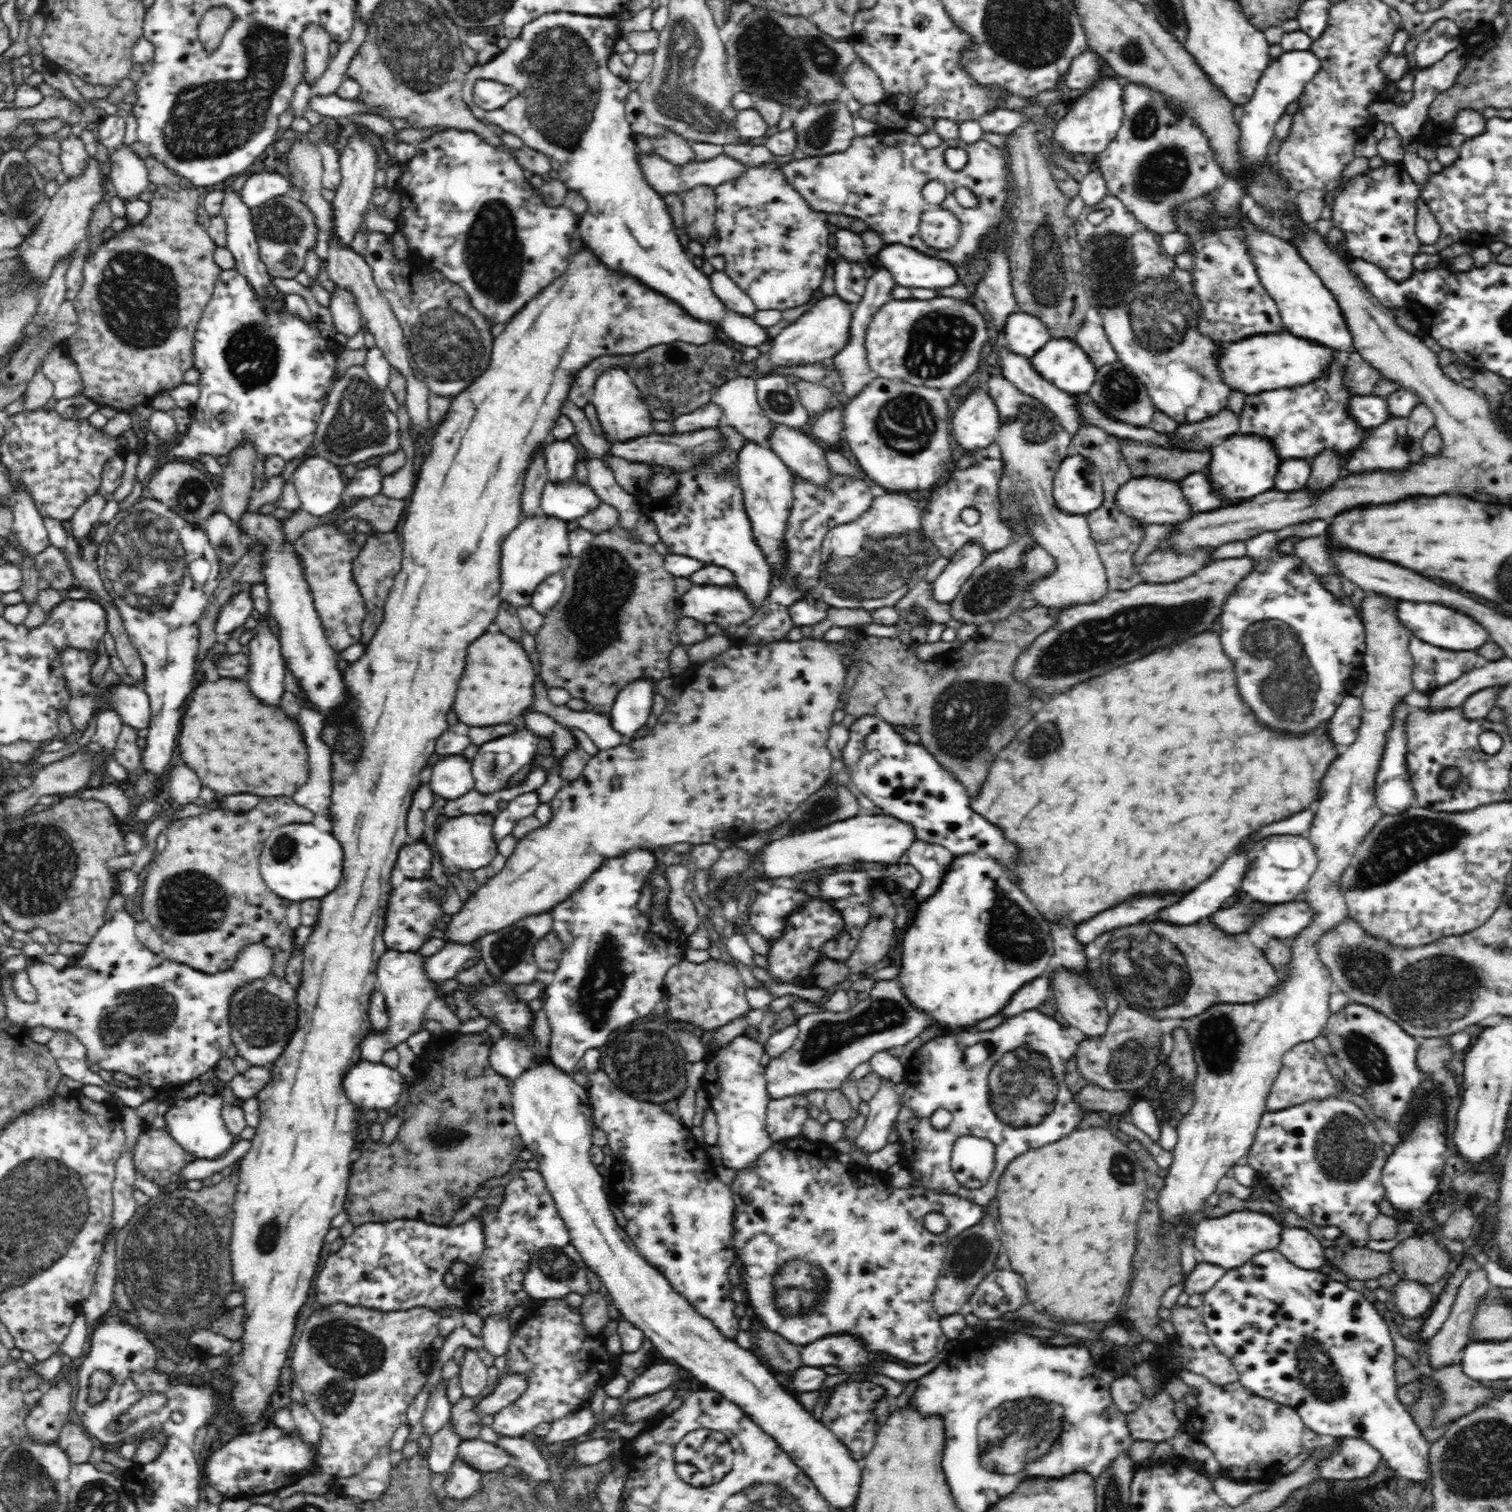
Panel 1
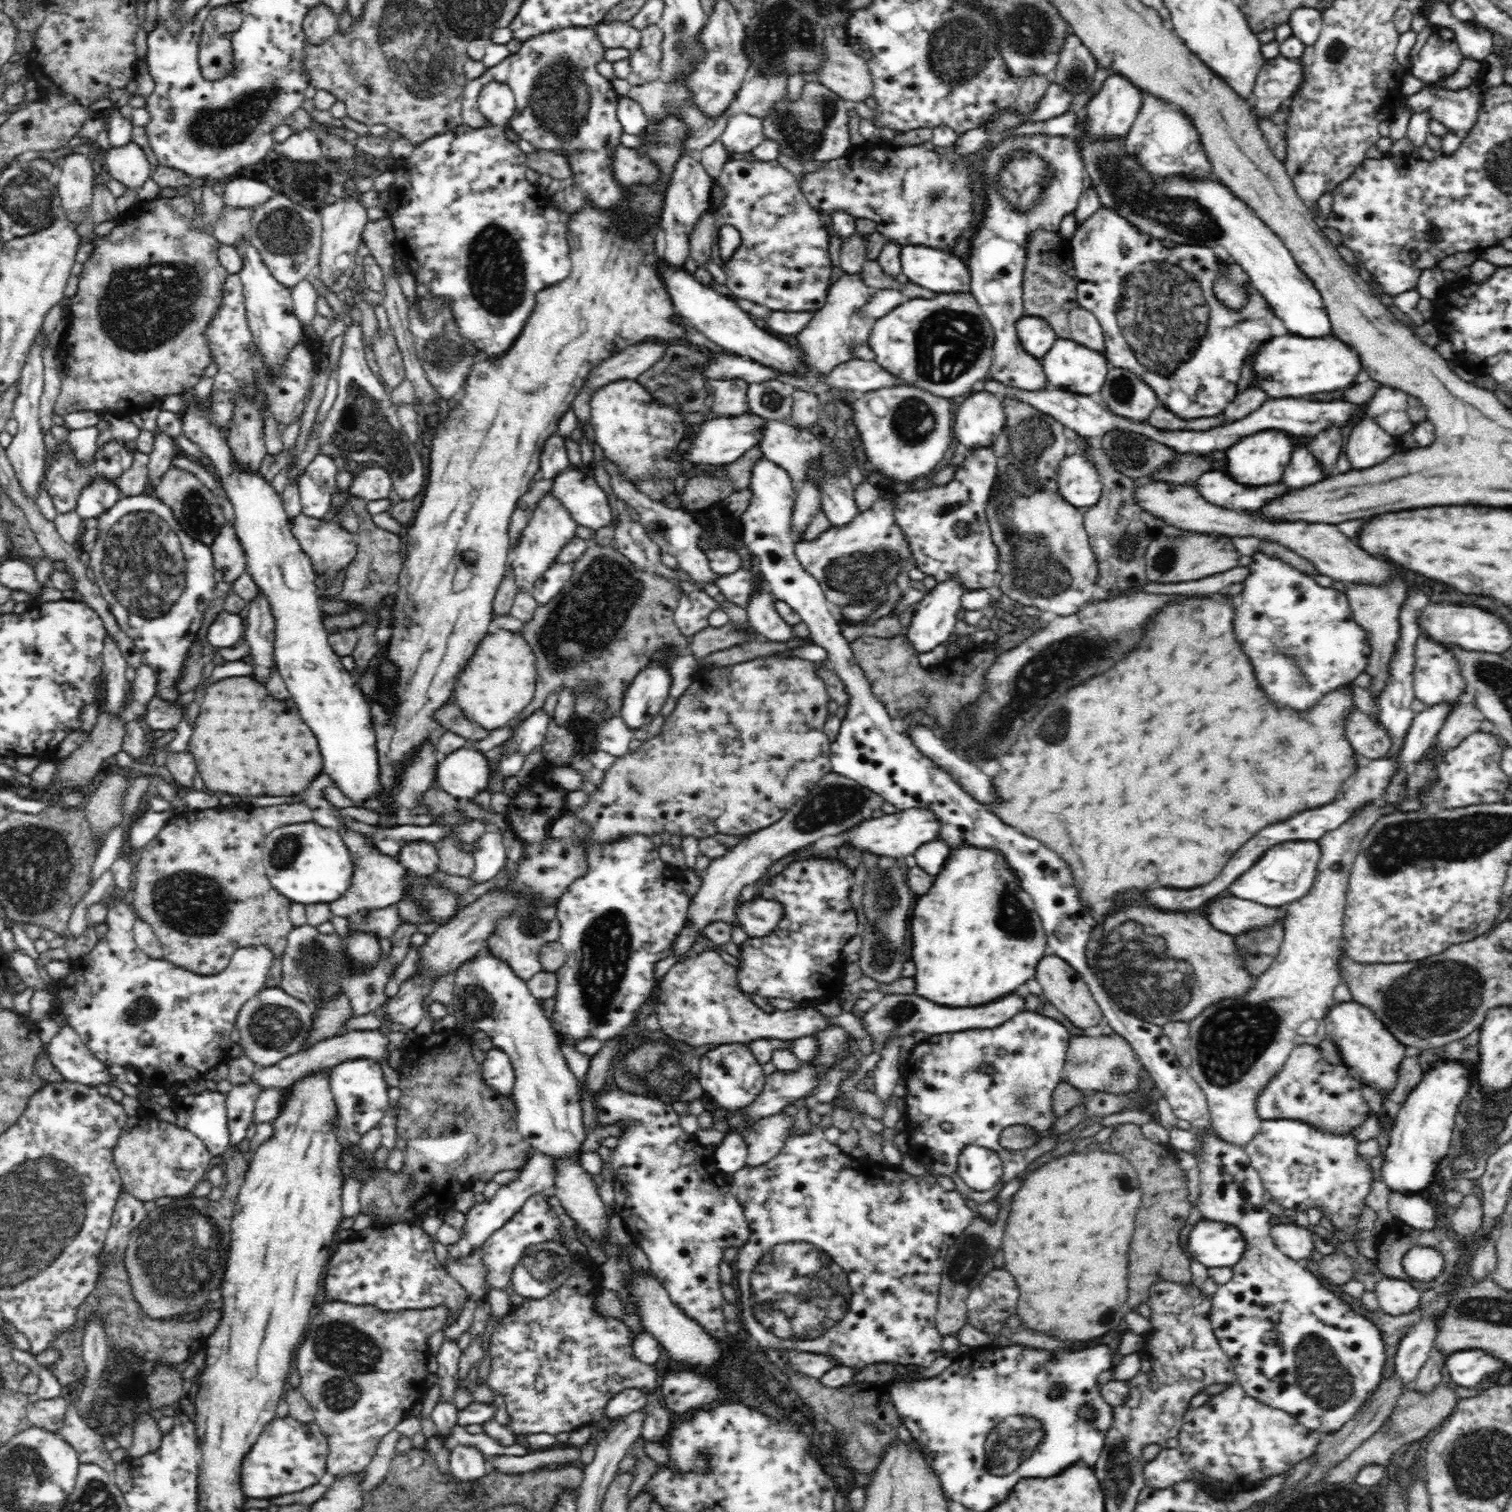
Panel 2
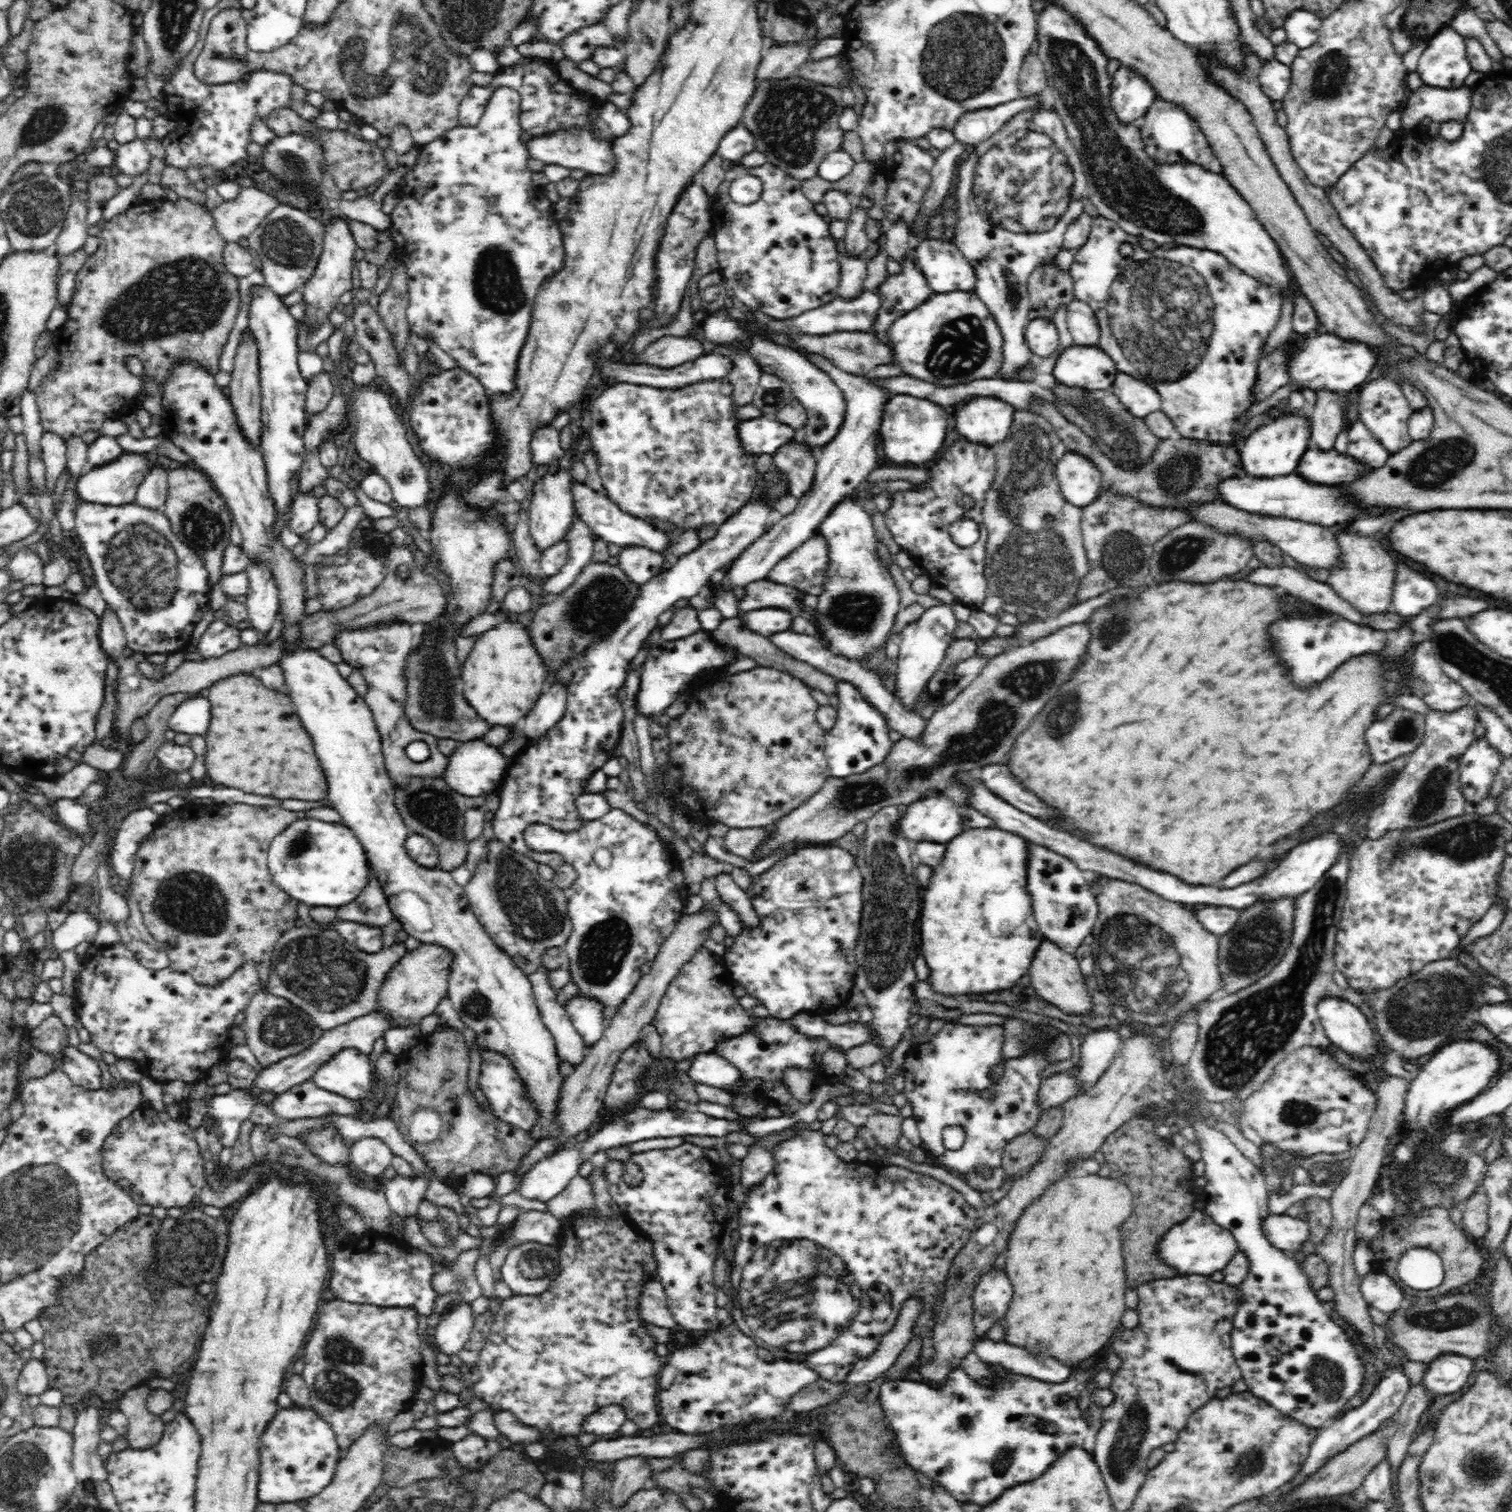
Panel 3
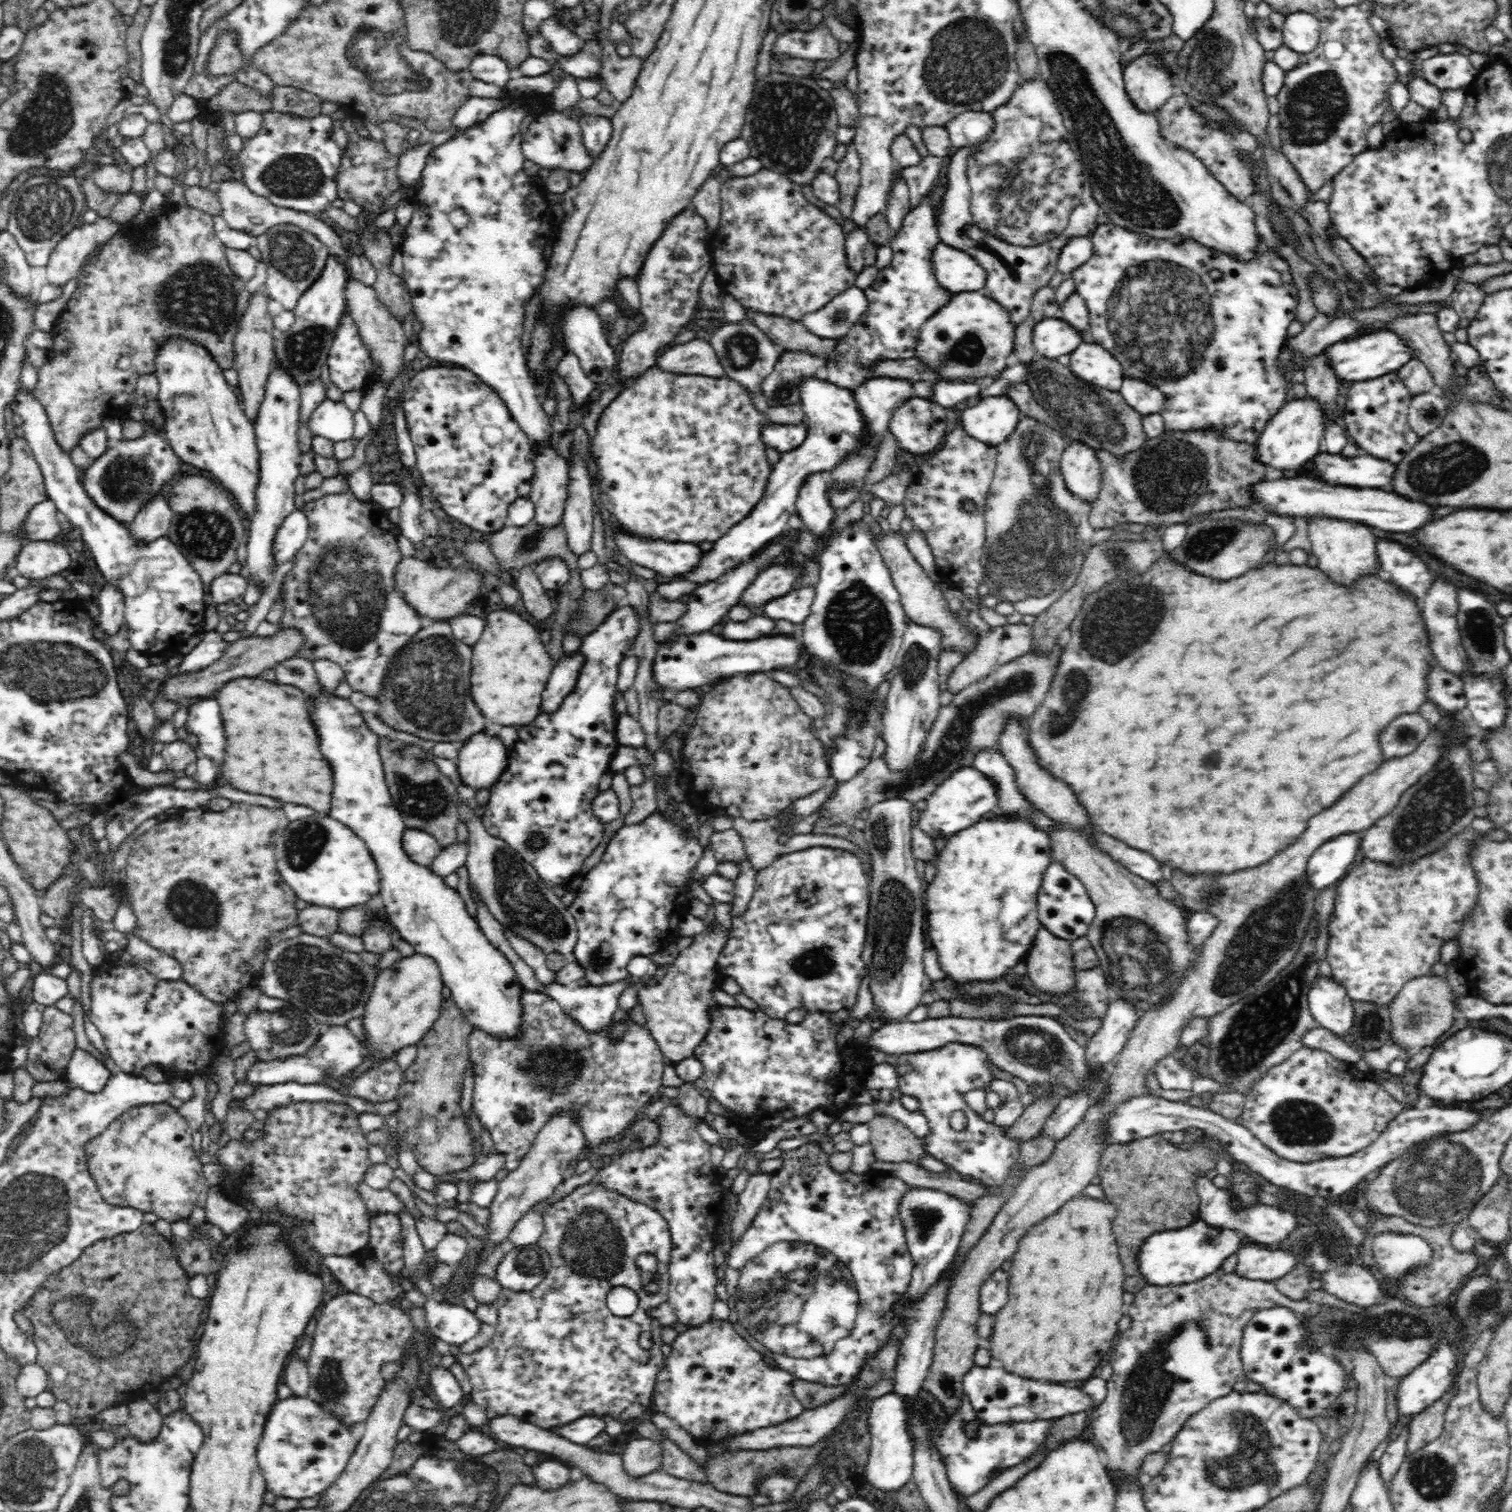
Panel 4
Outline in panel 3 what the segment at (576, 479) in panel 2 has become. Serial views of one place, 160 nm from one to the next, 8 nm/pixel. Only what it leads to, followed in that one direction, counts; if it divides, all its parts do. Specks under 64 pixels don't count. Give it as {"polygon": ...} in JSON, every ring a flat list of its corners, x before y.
{"polygon":[[571,480,572,495,575,501,575,512,591,530,594,535,606,542,612,542,621,549,644,547,652,552,662,553,670,549,673,541,665,532,654,528,649,523,642,521,622,510,618,505,614,505,607,497,602,497,594,490,588,488,584,483,573,482]]}

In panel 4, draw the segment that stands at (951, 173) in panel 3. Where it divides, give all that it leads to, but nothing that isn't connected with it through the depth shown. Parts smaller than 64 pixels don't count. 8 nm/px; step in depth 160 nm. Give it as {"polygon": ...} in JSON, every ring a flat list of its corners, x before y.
{"polygon":[[928,192,904,217,901,230,888,245,893,250,891,263,879,269,878,276,870,288,864,290,868,308,846,336,833,348,827,361,823,377,840,388,850,391,872,378,872,366,882,360,911,358,915,345,915,334,923,321,936,309,946,304,950,292,939,287,932,272,931,250,940,241,935,209,928,205]]}

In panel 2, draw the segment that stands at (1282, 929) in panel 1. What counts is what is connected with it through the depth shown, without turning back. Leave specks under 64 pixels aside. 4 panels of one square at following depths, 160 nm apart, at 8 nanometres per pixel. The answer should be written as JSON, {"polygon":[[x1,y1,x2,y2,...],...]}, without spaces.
{"polygon":[[1222,895,1208,904,1201,912,1205,911,1205,917,1210,924,1216,930,1234,936,1252,929,1272,926,1278,919,1284,920,1287,915,1286,906,1267,907,1227,895]]}

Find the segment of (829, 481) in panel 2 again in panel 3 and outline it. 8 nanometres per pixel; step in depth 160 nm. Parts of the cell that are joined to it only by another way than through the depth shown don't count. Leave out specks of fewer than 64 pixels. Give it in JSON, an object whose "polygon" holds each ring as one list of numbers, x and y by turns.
{"polygon":[[843,498,820,524,819,533,831,545,831,568,824,591,815,597,816,615,825,628,826,641,832,641,830,650,859,661,874,649,880,650,890,638,896,614,902,609,898,588,876,556,873,521,860,503]]}

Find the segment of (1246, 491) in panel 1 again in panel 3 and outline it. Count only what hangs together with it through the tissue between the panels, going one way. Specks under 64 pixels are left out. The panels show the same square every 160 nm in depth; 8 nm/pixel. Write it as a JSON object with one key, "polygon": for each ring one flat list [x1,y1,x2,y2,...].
{"polygon":[[1284,415,1268,420,1238,446,1239,462,1243,472,1254,478,1269,479,1275,476,1286,476,1295,472,1299,458,1310,444,1311,421,1306,416]]}

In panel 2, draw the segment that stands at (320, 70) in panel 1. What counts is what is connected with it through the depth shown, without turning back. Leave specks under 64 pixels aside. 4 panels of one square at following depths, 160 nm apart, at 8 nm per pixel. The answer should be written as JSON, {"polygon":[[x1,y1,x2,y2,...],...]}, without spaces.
{"polygon":[[317,7,312,10,302,24,305,41,318,46,324,40,330,39,338,32,337,19,338,17,335,17,330,9]]}

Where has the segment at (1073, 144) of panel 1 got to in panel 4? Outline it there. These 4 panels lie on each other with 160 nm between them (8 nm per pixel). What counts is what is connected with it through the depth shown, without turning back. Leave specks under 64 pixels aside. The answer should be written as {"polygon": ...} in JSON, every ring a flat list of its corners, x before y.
{"polygon":[[1140,56,1128,61,1123,68,1126,96,1135,110,1155,113,1178,93,1174,77,1162,69,1159,60]]}

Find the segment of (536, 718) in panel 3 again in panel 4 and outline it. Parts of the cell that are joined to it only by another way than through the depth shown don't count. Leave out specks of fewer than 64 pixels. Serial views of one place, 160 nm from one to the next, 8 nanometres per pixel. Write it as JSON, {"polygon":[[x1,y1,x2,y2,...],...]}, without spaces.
{"polygon":[[581,652,572,655,564,654,552,670,552,676,548,680,548,686,542,694,542,710,554,712,558,710,560,703,574,690,575,682,579,676,579,668,583,664]]}

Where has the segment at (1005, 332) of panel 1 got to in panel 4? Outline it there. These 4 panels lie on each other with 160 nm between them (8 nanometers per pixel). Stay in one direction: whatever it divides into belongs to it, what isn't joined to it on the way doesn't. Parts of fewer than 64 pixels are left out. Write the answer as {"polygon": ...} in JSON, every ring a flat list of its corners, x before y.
{"polygon":[[1050,317,1034,325,1032,340,1038,355,1057,360,1062,356,1068,357,1084,341,1080,331,1076,331,1064,319]]}

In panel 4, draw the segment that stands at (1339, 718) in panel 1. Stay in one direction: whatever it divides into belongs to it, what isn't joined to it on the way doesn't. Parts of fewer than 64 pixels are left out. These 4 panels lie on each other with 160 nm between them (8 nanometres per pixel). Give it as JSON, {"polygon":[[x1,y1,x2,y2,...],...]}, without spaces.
{"polygon":[[1419,713,1400,714,1378,736,1386,760,1402,758,1426,738,1433,726]]}

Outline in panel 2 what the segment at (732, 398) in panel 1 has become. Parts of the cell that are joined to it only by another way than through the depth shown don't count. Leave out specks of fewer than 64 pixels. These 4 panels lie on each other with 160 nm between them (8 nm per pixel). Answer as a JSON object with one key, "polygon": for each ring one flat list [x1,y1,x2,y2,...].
{"polygon":[[764,419,762,440,758,448,768,460,776,461,794,481,805,481,805,468,809,461,822,452,821,438,806,431,806,428,792,427,783,421]]}

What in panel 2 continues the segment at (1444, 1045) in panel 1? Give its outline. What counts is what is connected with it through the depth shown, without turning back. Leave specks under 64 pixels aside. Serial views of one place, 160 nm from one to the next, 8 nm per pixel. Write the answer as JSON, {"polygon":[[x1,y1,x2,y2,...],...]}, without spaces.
{"polygon":[[1419,1055,1409,1057,1405,1056,1400,1063,1398,1069,1398,1078,1394,1088,1390,1091,1390,1094,1386,1094,1386,1102,1394,1102,1394,1104,1402,1105,1414,1087,1421,1081,1423,1074,1425,1073,1420,1067]]}

